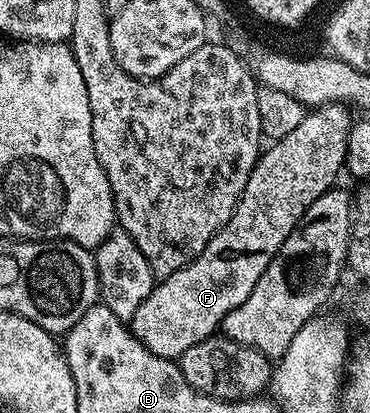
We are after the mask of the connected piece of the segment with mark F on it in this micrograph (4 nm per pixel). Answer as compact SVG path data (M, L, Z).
M322 104L319 108L305 111L302 122L298 122L298 126L294 126L294 130L290 130L290 134L286 134L281 140L269 143L261 151L260 159L256 161L254 170L242 190L240 201L236 204L236 209L230 218L230 222L226 222L226 226L222 226L222 230L218 230L218 234L214 234L214 238L210 238L206 250L202 250L202 254L198 254L196 260L189 262L182 270L163 277L156 287L152 289L150 298L146 298L146 302L142 302L142 306L138 306L138 311L135 312L134 318L130 321L130 327L132 335L136 337L138 342L142 342L142 346L146 346L146 350L150 350L167 360L176 360L183 352L190 350L190 346L194 346L206 338L217 335L219 326L226 318L226 314L230 314L230 310L234 310L234 306L242 306L242 302L246 302L246 298L250 298L250 290L254 290L255 284L258 283L258 278L262 278L262 274L266 274L266 266L270 266L270 262L282 250L286 238L290 238L292 231L302 223L306 210L310 210L310 206L314 206L316 199L337 183L336 175L339 172L343 173L345 171L348 159L348 139L352 133L352 125L354 123L354 116L351 116L351 114L353 115L345 105Z

